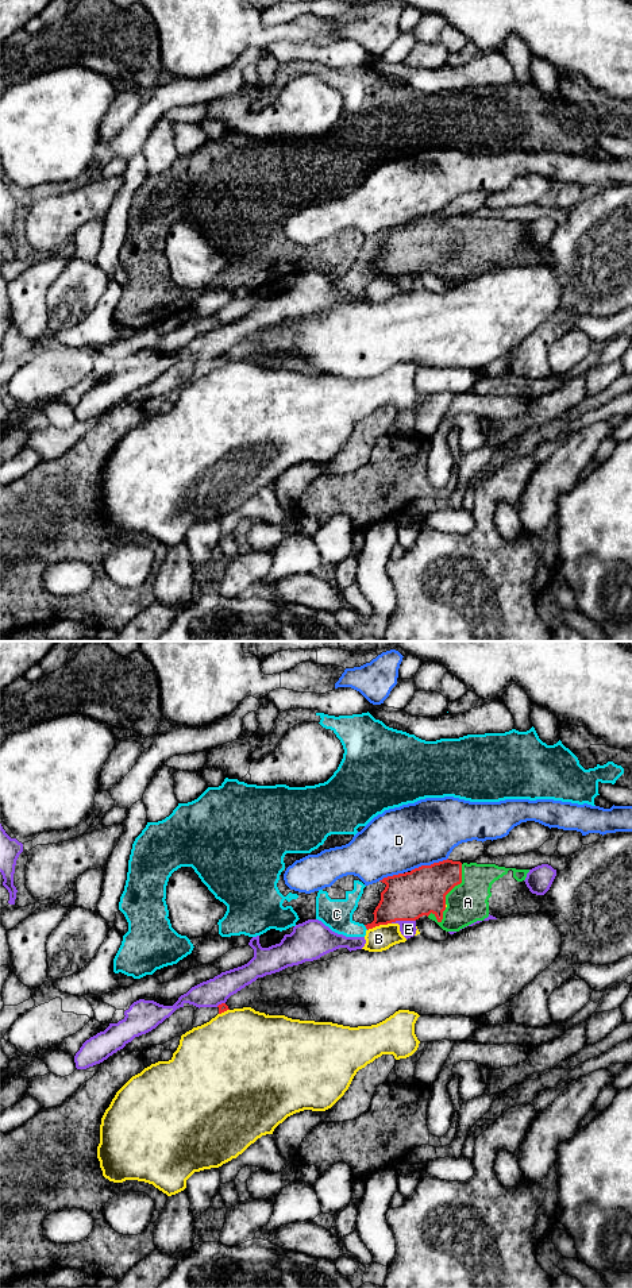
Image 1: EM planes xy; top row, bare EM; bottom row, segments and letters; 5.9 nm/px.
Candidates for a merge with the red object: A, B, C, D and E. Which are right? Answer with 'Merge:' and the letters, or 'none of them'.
Merge: A

